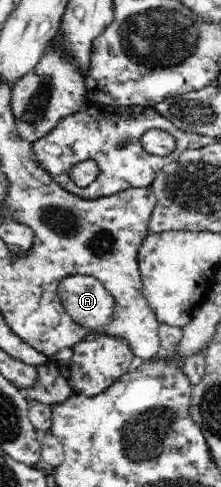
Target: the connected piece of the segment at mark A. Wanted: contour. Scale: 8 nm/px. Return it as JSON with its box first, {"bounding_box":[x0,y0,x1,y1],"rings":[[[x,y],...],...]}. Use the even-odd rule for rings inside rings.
{"bounding_box":[57,274,115,330],"rings":[[[84,274],[65,275],[58,282],[57,296],[66,314],[89,329],[99,330],[115,306],[100,281]]]}

